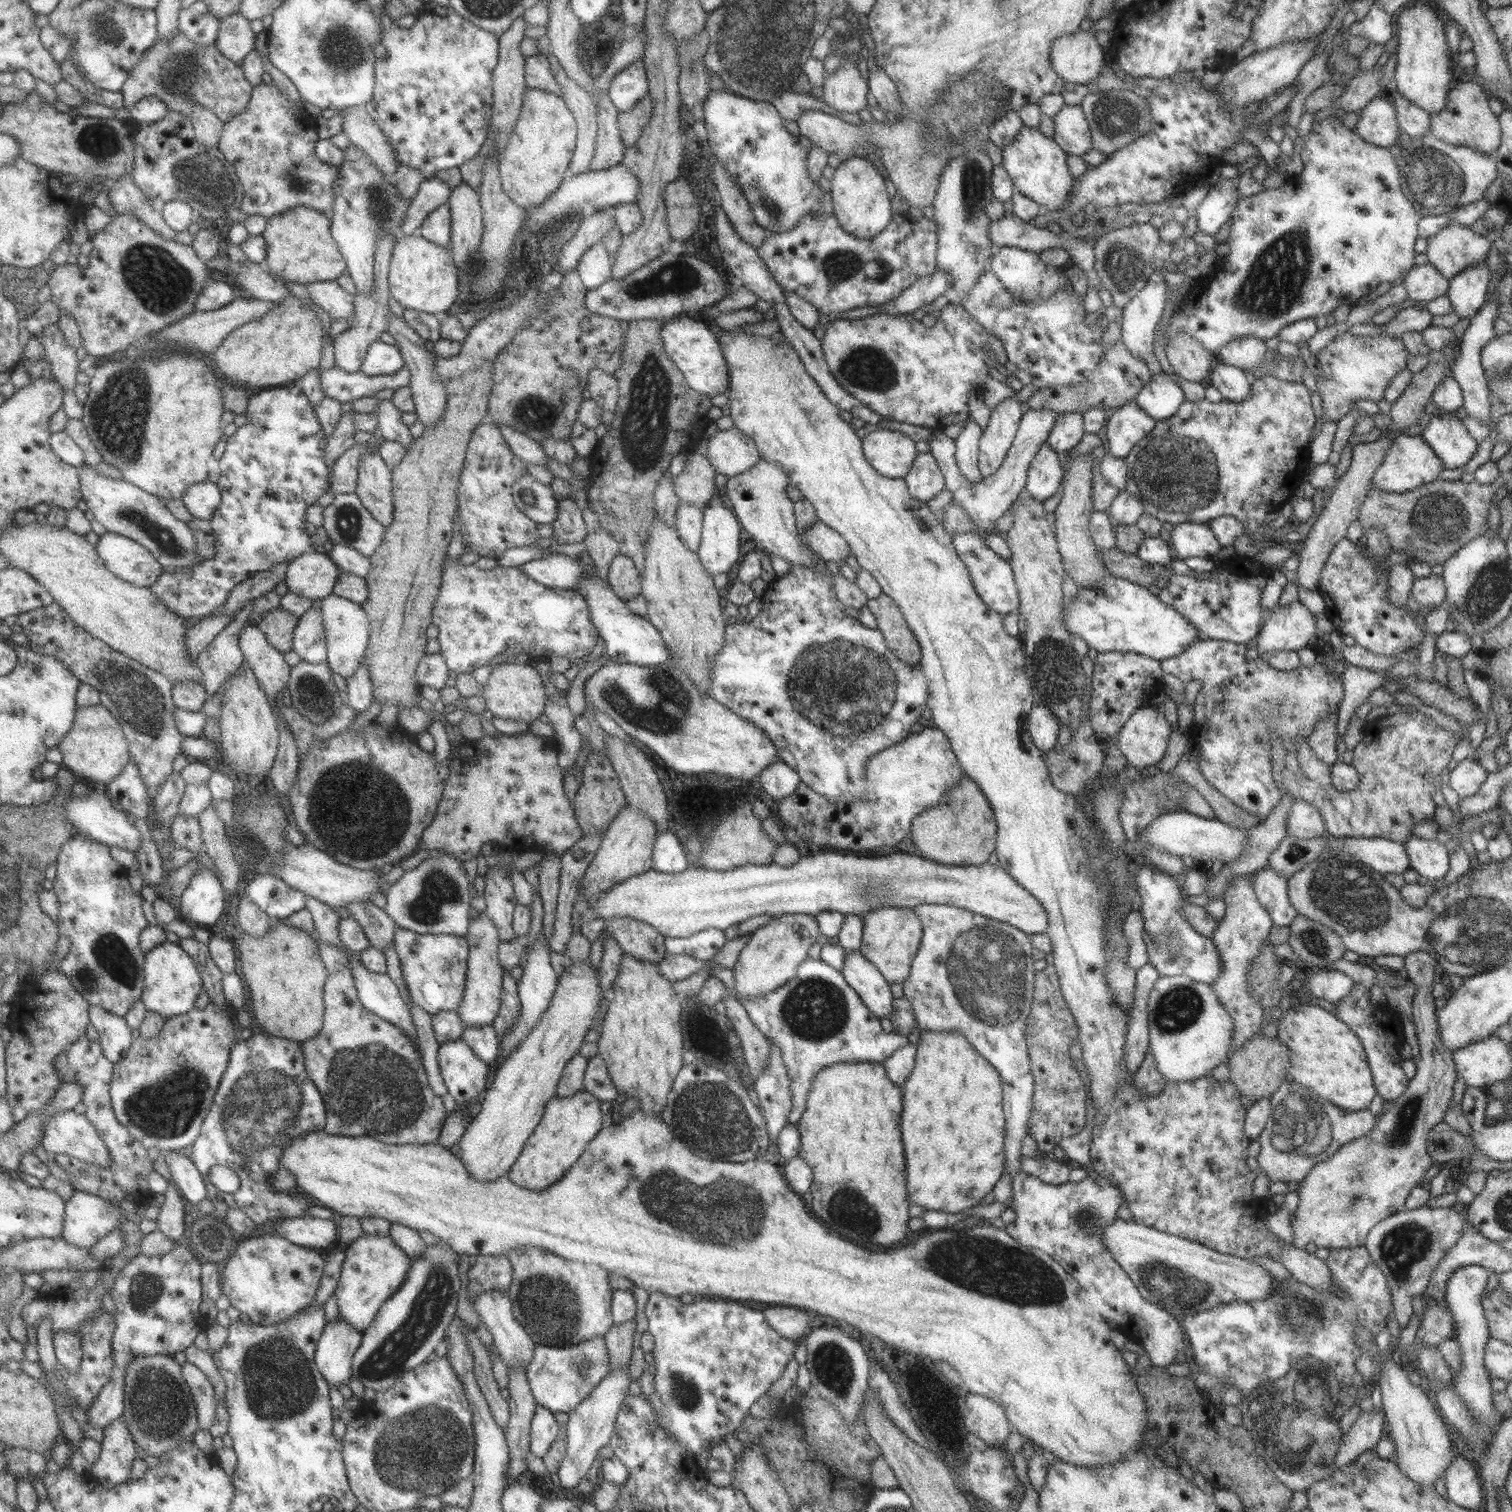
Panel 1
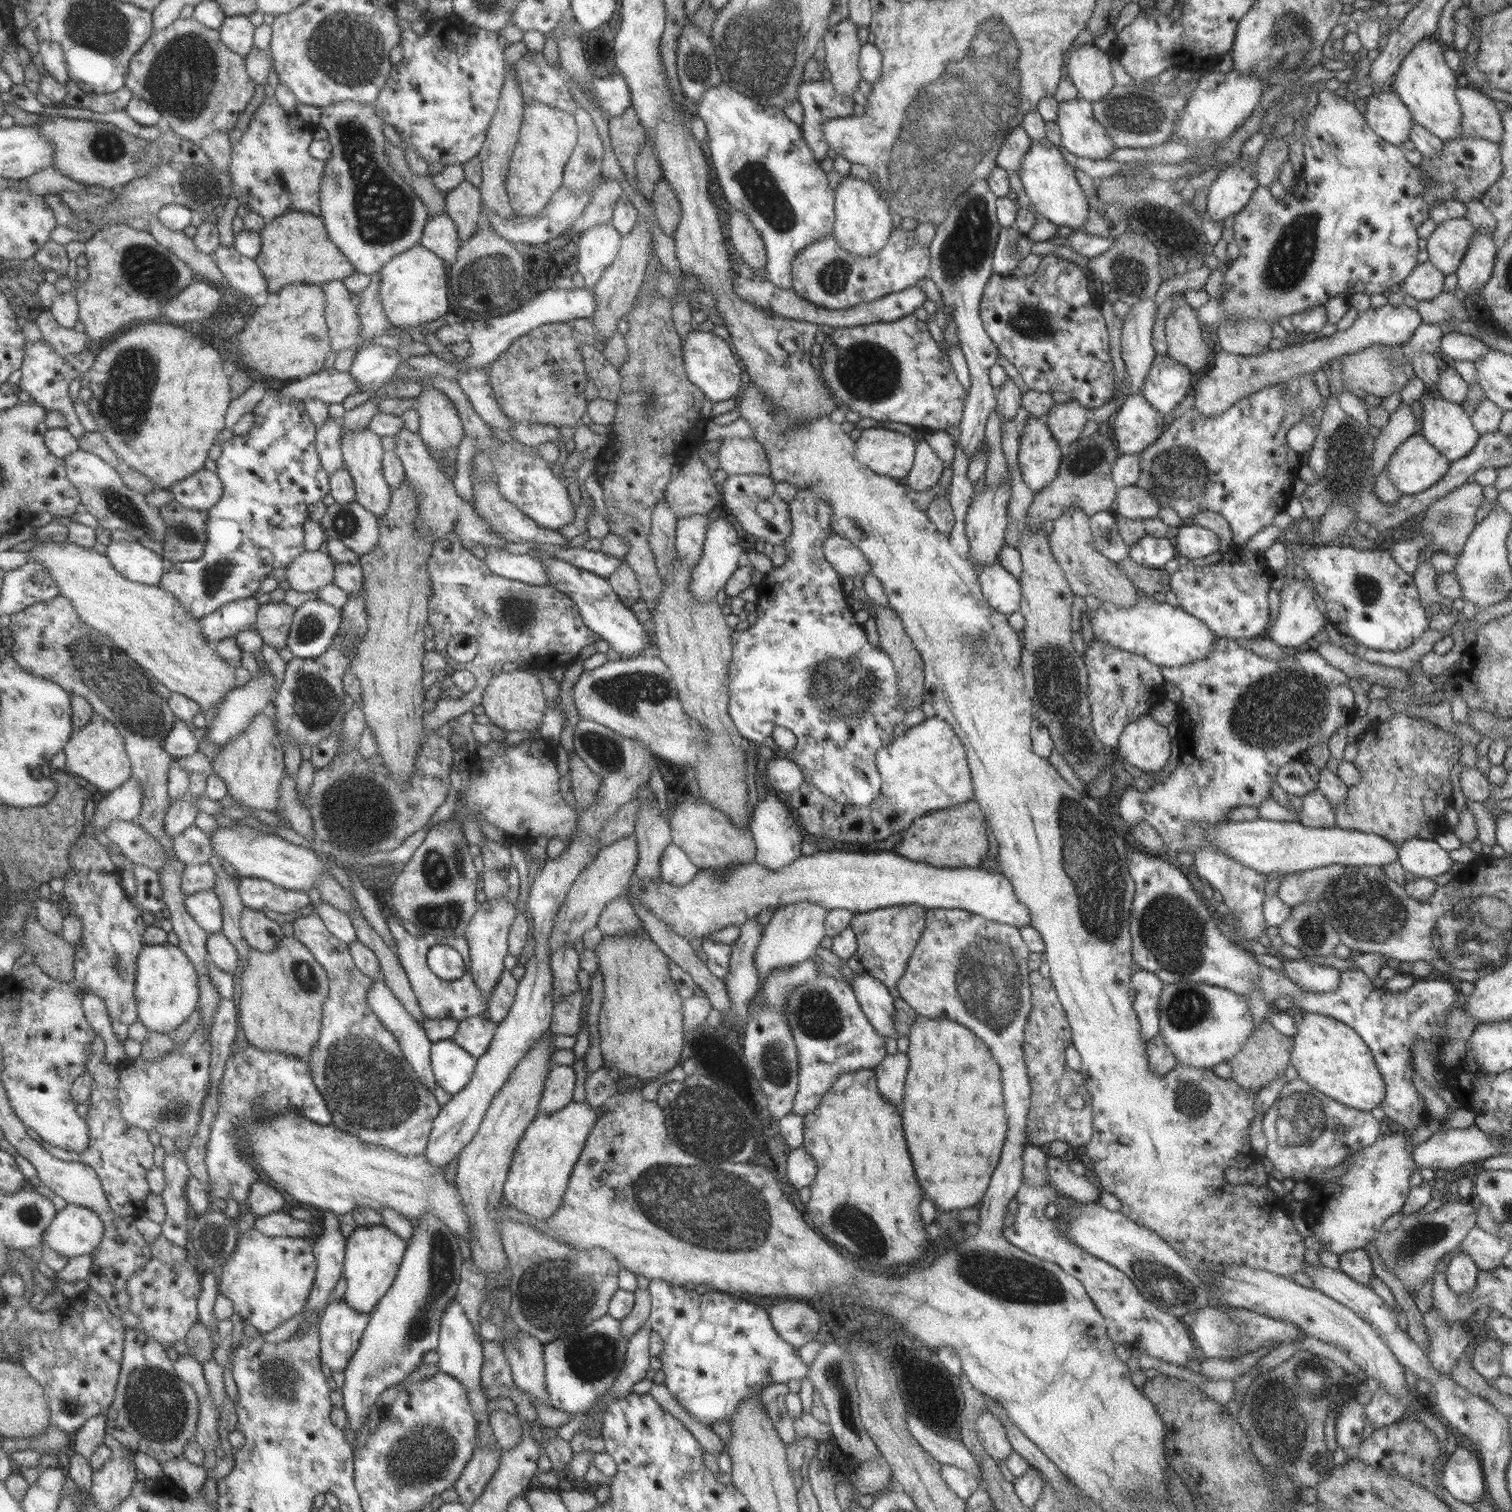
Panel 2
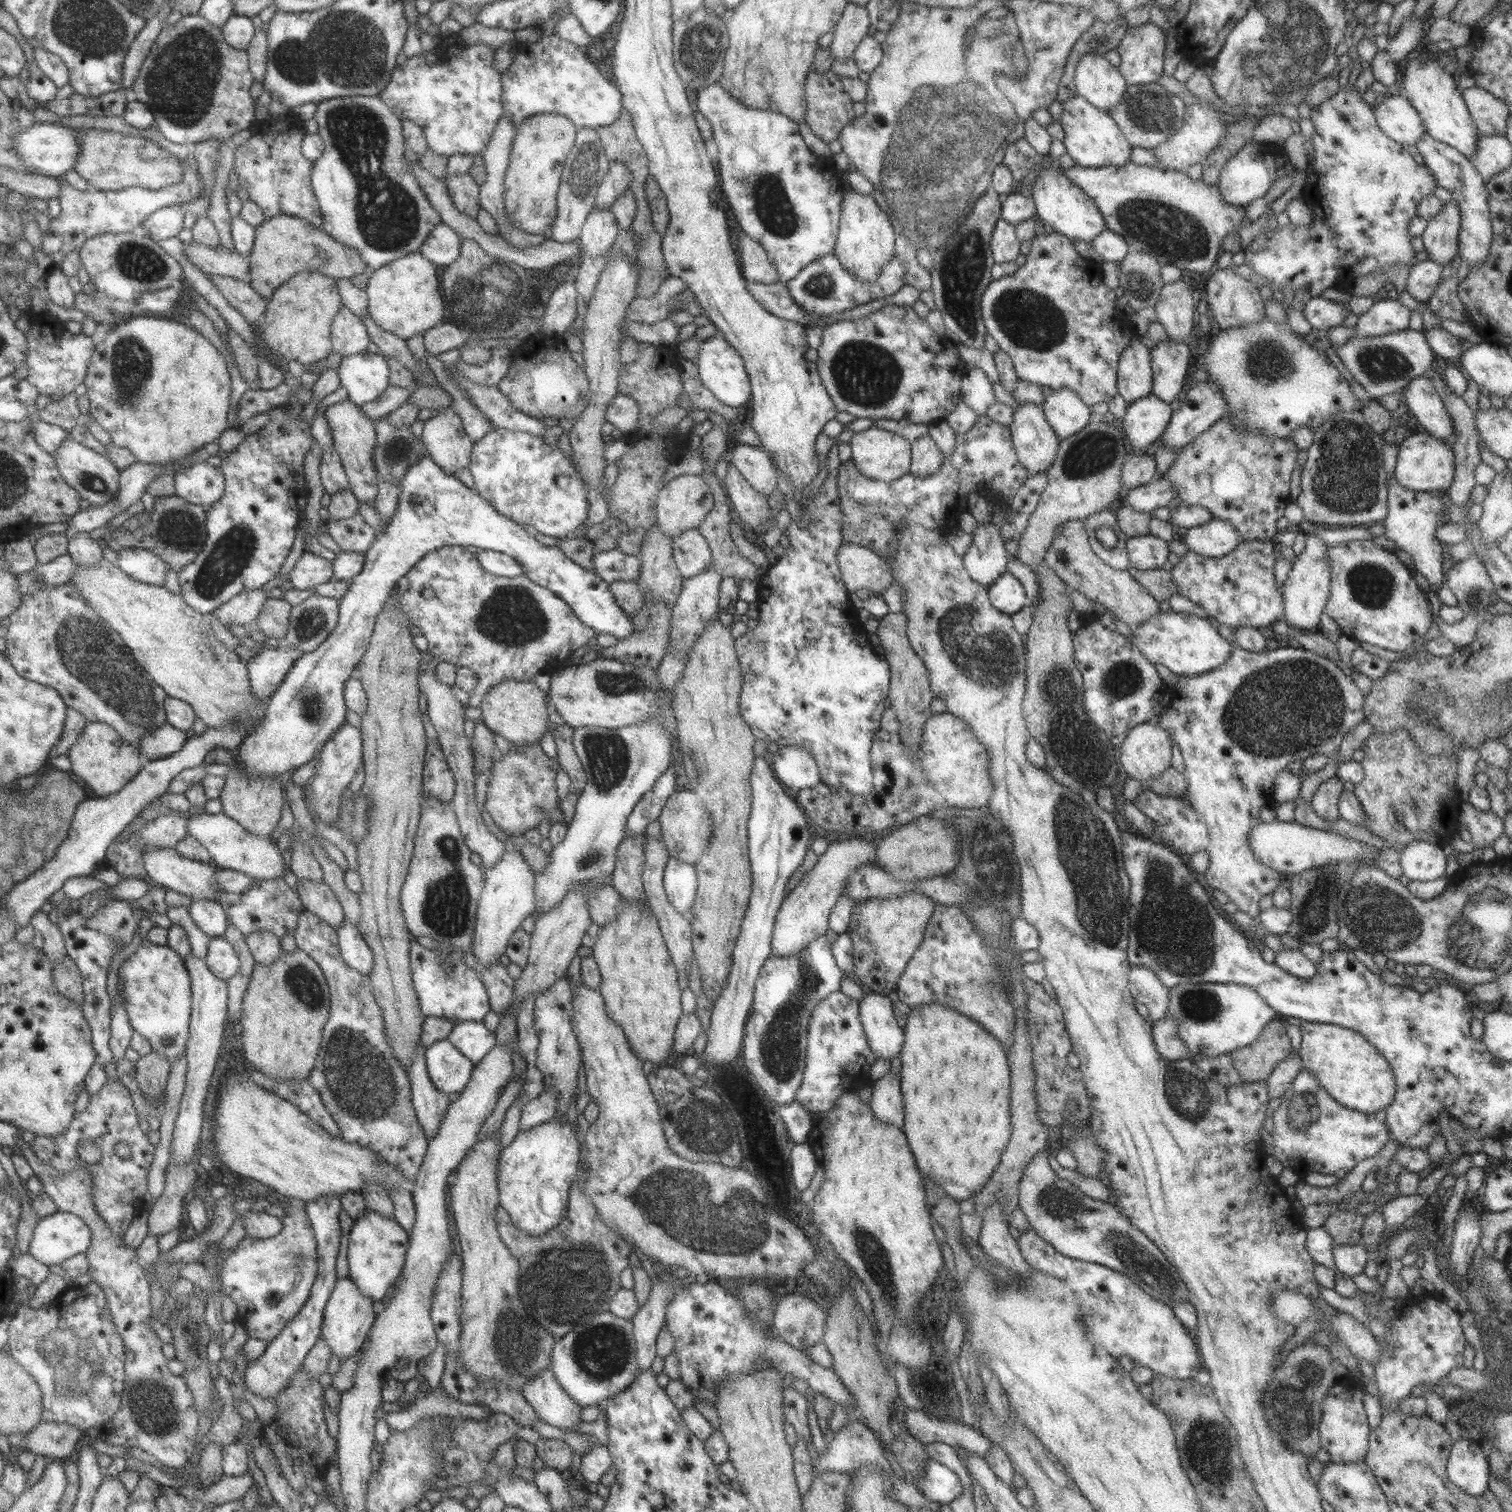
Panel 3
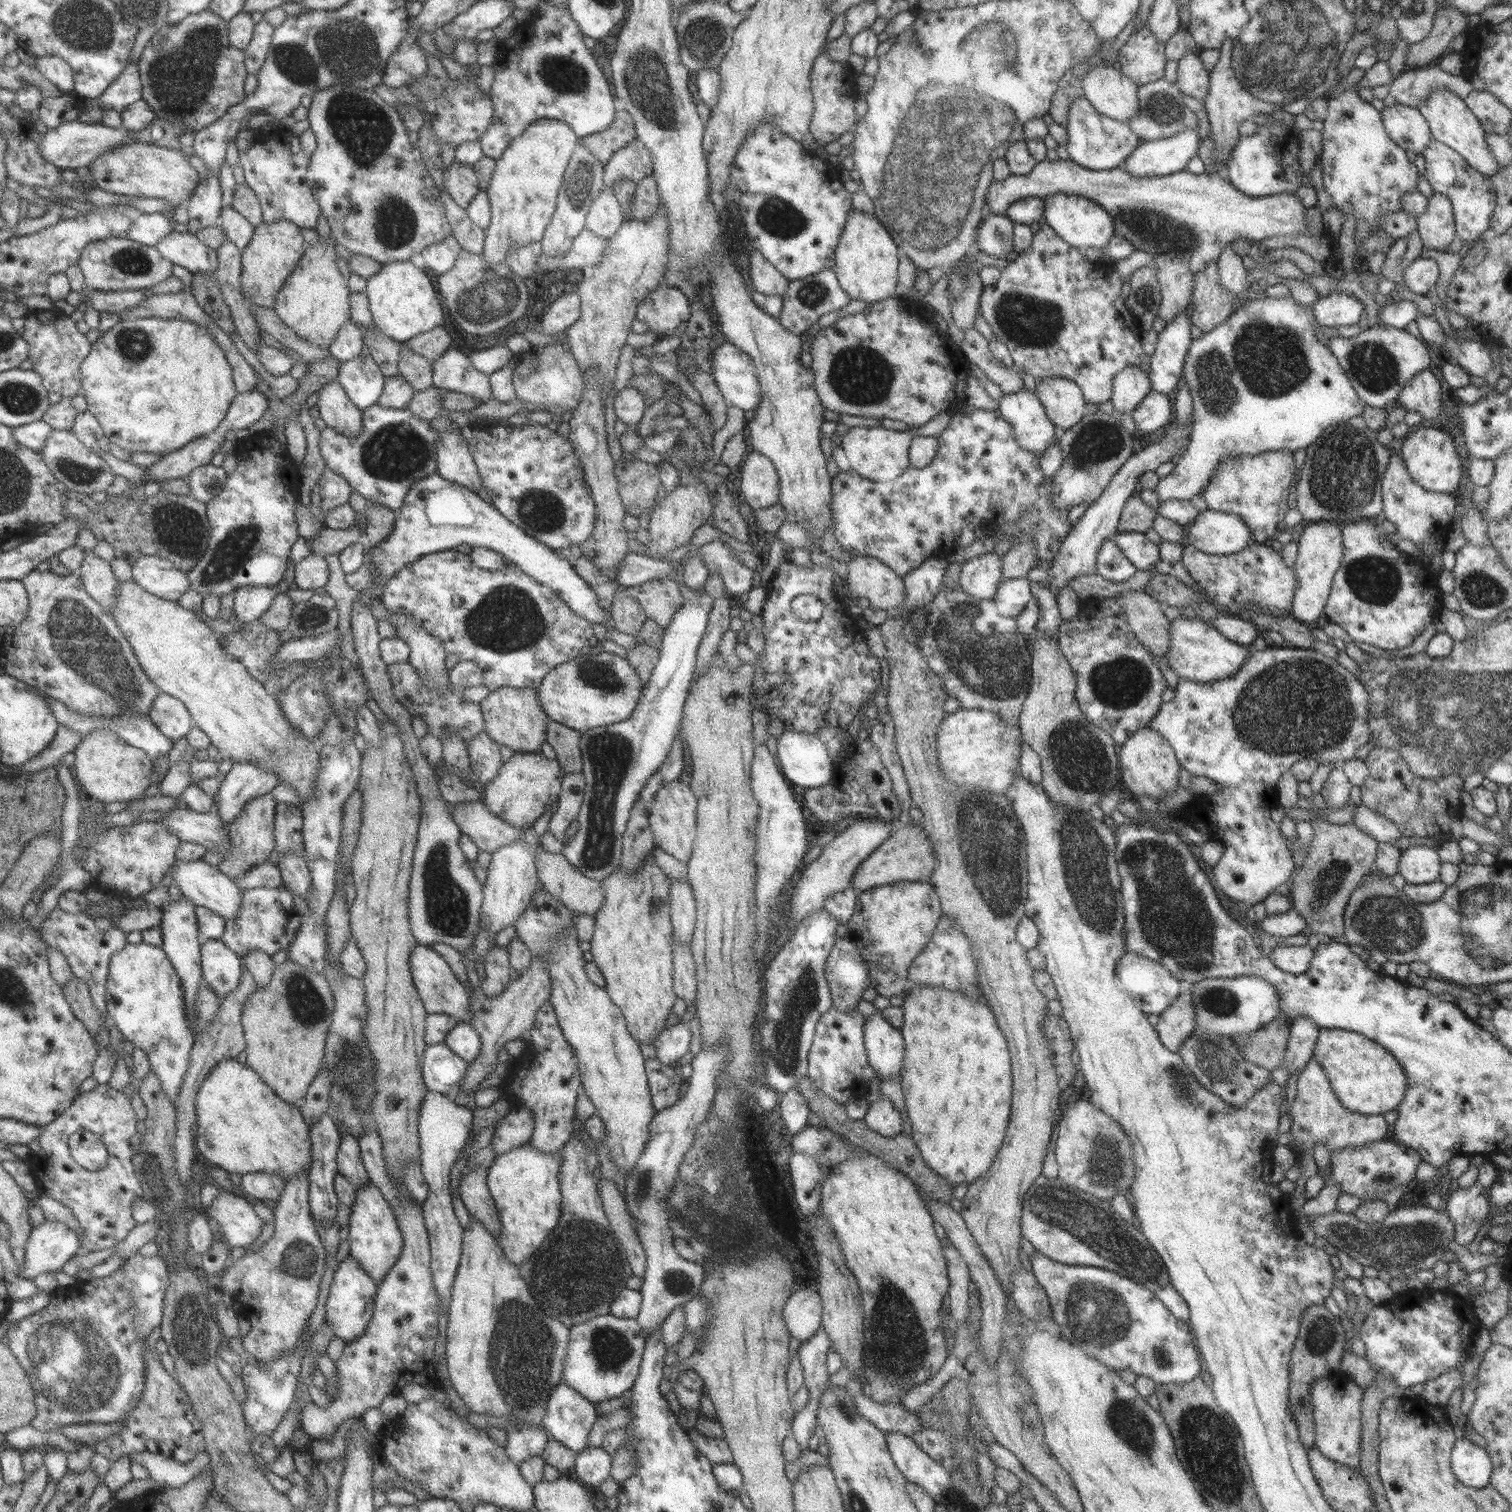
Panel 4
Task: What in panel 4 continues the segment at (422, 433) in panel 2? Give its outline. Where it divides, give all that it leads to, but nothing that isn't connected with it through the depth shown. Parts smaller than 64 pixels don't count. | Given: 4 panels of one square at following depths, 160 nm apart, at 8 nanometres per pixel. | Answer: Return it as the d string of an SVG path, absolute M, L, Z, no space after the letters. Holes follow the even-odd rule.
M459 429L436 435L436 473L469 490L479 490L481 479Z

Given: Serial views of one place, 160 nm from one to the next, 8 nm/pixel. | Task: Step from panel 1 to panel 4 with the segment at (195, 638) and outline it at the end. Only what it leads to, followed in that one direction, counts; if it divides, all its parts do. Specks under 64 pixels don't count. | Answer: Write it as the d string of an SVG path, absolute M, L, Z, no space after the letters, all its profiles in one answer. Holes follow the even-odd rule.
M244 586L234 590L232 610L238 622L258 620L269 608L273 597L278 593L277 586Z

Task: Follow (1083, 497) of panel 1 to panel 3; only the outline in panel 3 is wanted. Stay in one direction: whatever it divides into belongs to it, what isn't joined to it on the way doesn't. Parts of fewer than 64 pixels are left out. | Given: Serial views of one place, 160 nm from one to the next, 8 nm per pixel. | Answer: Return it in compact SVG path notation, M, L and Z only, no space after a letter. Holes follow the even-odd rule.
M1067 520L1062 525L1061 534L1053 537L1052 543L1044 554L1044 563L1062 581L1084 594L1087 598L1109 609L1112 614L1128 627L1137 627L1159 615L1159 601L1155 600L1125 570L1115 570L1107 566L1093 551L1088 543L1084 520Z

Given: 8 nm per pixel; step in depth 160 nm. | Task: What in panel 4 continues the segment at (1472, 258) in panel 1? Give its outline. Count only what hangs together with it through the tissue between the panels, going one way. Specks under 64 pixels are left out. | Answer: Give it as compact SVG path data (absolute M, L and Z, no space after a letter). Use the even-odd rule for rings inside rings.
M1437 193L1427 197L1427 208L1416 218L1415 229L1424 249L1446 251L1456 235L1450 201Z

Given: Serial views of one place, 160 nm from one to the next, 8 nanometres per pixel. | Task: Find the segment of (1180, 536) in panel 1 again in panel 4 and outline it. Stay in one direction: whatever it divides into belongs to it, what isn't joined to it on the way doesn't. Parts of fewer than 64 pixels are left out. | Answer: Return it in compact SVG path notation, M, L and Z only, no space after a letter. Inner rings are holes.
M1206 508L1185 527L1184 543L1205 554L1235 554L1251 541L1249 527L1233 513Z

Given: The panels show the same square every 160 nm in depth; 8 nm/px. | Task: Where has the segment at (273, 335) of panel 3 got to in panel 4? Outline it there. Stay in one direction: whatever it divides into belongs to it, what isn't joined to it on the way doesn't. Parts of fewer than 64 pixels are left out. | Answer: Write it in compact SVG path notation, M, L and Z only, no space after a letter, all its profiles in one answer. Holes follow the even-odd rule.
M319 236L316 243L304 244L301 260L279 289L272 308L283 324L296 332L297 336L321 348L328 348L340 326L351 319L348 301L350 290L337 269L336 253L331 243L330 239Z

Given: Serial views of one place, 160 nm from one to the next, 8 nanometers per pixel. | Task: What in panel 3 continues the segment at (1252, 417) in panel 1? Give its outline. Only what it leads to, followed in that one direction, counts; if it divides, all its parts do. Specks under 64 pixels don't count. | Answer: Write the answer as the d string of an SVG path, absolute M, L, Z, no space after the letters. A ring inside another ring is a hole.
M1223 416L1179 452L1173 452L1176 459L1165 474L1158 477L1167 479L1174 486L1174 498L1179 498L1181 503L1202 506L1215 517L1230 522L1241 540L1274 540L1279 533L1275 521L1283 516L1283 508L1291 502L1289 478L1299 460L1298 451L1291 439L1262 434L1251 436L1244 430L1238 430L1231 417Z

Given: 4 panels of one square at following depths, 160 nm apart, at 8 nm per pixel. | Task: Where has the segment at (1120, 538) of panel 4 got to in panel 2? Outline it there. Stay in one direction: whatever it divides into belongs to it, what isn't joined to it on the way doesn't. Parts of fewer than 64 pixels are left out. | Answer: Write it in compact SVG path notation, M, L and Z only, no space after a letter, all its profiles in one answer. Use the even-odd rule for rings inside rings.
M1146 534L1130 546L1128 557L1145 567L1162 568L1165 562L1174 558L1175 550L1167 538L1155 538Z

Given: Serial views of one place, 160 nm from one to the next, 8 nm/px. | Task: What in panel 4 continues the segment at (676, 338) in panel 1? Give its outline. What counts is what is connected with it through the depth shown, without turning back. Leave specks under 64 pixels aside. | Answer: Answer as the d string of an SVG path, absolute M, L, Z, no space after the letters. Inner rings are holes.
M726 341L710 352L709 359L710 373L726 402L743 411L757 409L762 394L751 357Z

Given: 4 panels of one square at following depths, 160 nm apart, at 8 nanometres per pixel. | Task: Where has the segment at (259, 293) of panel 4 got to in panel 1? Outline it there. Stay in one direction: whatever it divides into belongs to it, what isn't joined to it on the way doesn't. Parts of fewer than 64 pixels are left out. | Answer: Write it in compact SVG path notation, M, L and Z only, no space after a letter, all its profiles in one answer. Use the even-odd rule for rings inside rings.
M296 207L267 219L260 234L265 241L262 265L273 278L305 285L311 282L335 281L346 272L346 263L330 235L330 218L306 207Z

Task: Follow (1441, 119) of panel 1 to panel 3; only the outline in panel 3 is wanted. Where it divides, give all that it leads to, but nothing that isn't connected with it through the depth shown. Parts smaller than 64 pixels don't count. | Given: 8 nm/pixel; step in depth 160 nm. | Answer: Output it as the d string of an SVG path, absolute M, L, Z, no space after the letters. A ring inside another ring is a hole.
M1483 88L1460 91L1478 135L1504 135L1509 111L1507 104Z

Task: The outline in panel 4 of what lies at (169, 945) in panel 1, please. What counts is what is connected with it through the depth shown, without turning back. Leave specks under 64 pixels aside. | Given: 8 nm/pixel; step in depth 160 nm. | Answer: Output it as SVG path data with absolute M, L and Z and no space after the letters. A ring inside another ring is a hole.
M127 943L110 960L106 997L108 1016L136 1048L146 1054L150 1071L161 1082L165 1096L174 1102L189 1063L194 1035L184 1013L183 988L164 949L151 944Z

